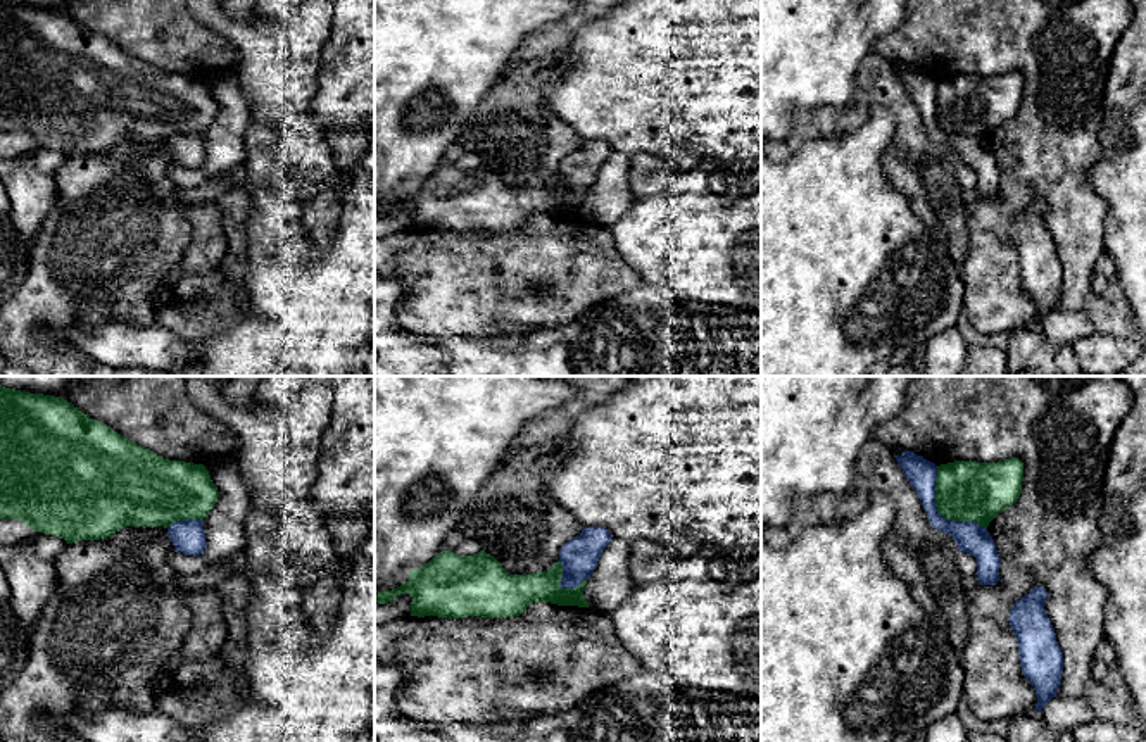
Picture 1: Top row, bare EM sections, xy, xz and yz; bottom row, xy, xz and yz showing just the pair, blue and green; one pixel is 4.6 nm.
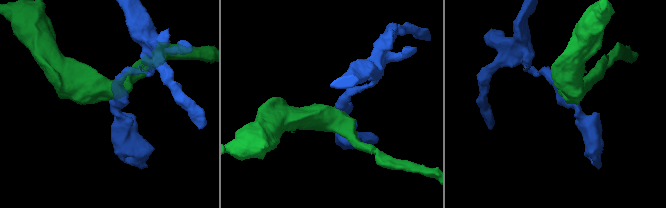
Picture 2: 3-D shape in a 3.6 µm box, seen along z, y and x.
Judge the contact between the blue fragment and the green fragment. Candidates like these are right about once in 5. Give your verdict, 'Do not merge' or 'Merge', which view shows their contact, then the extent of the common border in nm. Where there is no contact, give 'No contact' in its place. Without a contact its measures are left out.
Do not merge. Touches blue in yz. Shared border 380 nm

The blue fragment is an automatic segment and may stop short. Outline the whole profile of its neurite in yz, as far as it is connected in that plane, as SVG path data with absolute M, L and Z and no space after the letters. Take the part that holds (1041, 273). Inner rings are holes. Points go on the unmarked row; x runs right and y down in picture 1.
M1034 200L1010 224L1010 240L1017 250L1022 288L1037 307L1036 326L1056 311L1063 286L1063 266L1044 224L1048 205Z

